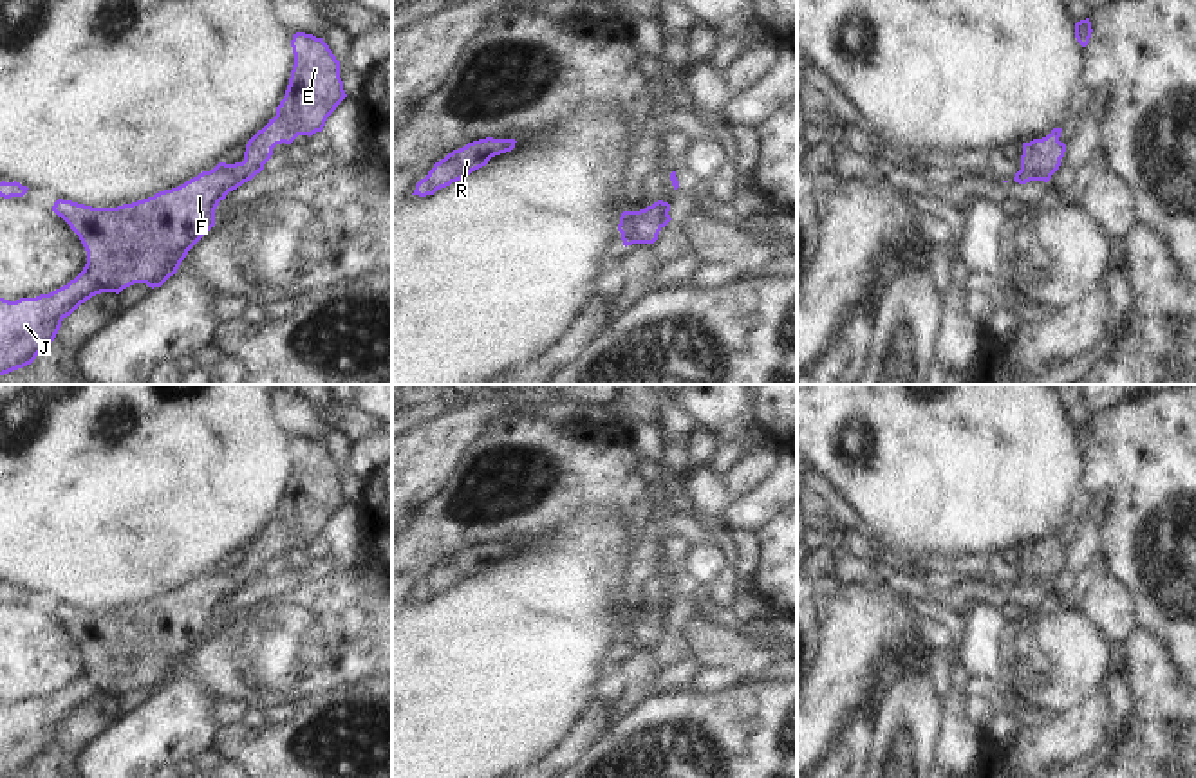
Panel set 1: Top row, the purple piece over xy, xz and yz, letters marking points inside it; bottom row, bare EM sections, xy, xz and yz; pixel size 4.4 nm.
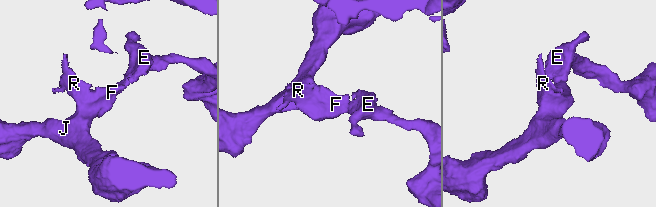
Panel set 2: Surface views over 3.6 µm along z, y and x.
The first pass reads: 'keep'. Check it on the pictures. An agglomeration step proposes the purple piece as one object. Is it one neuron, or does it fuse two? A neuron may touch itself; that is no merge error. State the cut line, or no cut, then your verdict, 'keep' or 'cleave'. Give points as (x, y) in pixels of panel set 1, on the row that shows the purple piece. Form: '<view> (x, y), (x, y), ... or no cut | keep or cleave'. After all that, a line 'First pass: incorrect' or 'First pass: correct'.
no cut | keep
First pass: correct

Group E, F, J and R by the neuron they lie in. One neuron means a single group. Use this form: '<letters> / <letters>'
E F J R

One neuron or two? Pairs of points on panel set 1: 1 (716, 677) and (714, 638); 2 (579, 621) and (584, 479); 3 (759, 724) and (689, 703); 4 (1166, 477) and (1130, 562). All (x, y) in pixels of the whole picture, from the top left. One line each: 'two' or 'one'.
1: two
2: two
3: one
4: one

